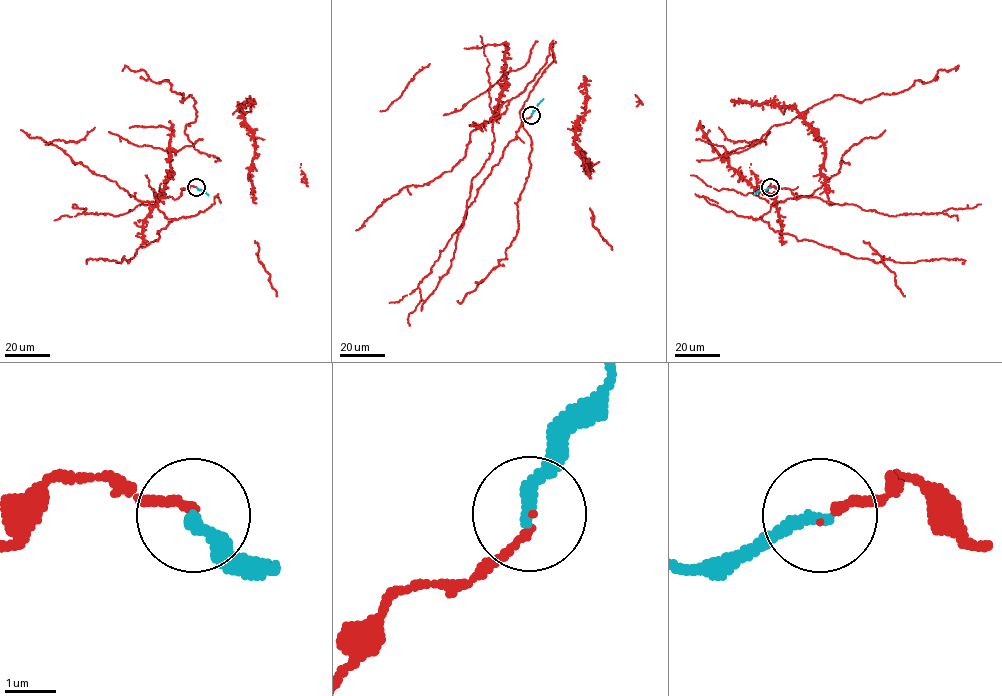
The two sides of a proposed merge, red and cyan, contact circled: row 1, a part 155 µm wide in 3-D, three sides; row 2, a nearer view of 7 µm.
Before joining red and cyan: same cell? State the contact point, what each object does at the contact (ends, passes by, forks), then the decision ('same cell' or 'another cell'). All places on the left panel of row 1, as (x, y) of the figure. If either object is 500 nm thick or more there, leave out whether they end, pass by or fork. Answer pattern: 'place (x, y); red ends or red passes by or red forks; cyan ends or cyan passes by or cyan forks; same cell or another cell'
place (196, 187); red ends; cyan ends; same cell

